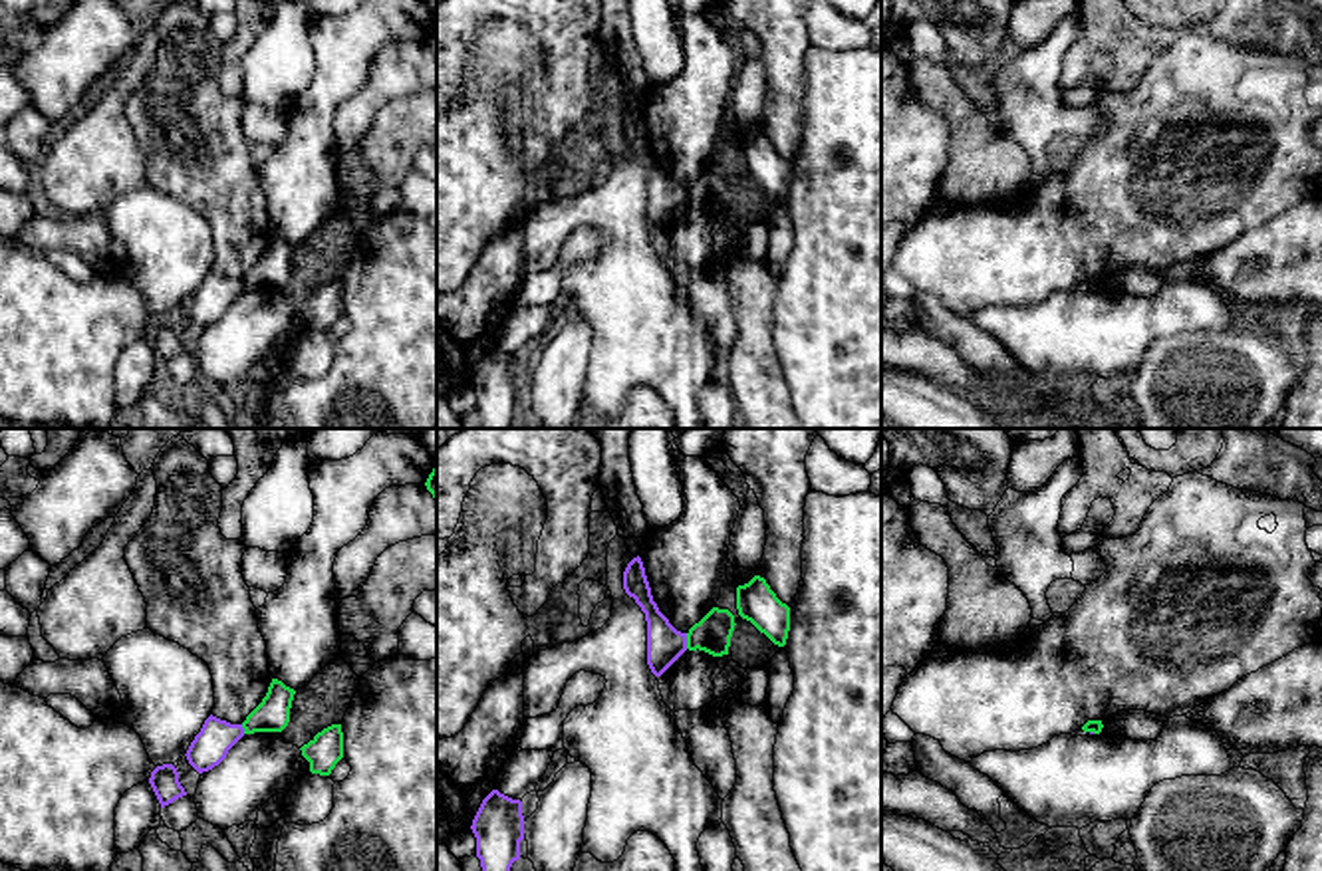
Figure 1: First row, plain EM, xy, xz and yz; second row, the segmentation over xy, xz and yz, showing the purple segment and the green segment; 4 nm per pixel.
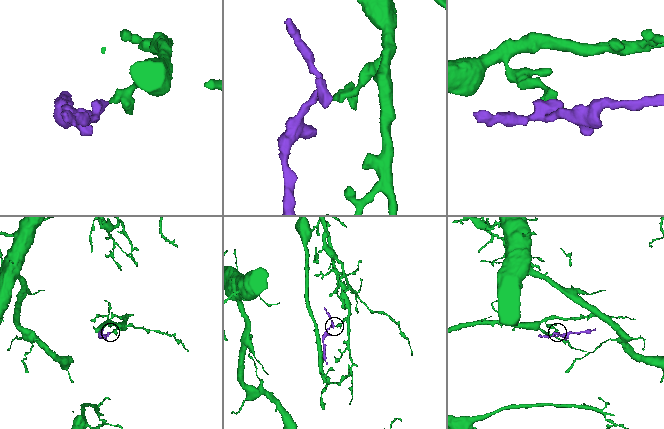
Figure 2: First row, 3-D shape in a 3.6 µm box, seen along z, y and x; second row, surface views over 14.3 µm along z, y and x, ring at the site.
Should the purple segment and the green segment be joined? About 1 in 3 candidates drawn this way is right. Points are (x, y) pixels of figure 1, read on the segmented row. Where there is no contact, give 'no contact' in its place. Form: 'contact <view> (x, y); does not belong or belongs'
contact xz (685, 641); does not belong

